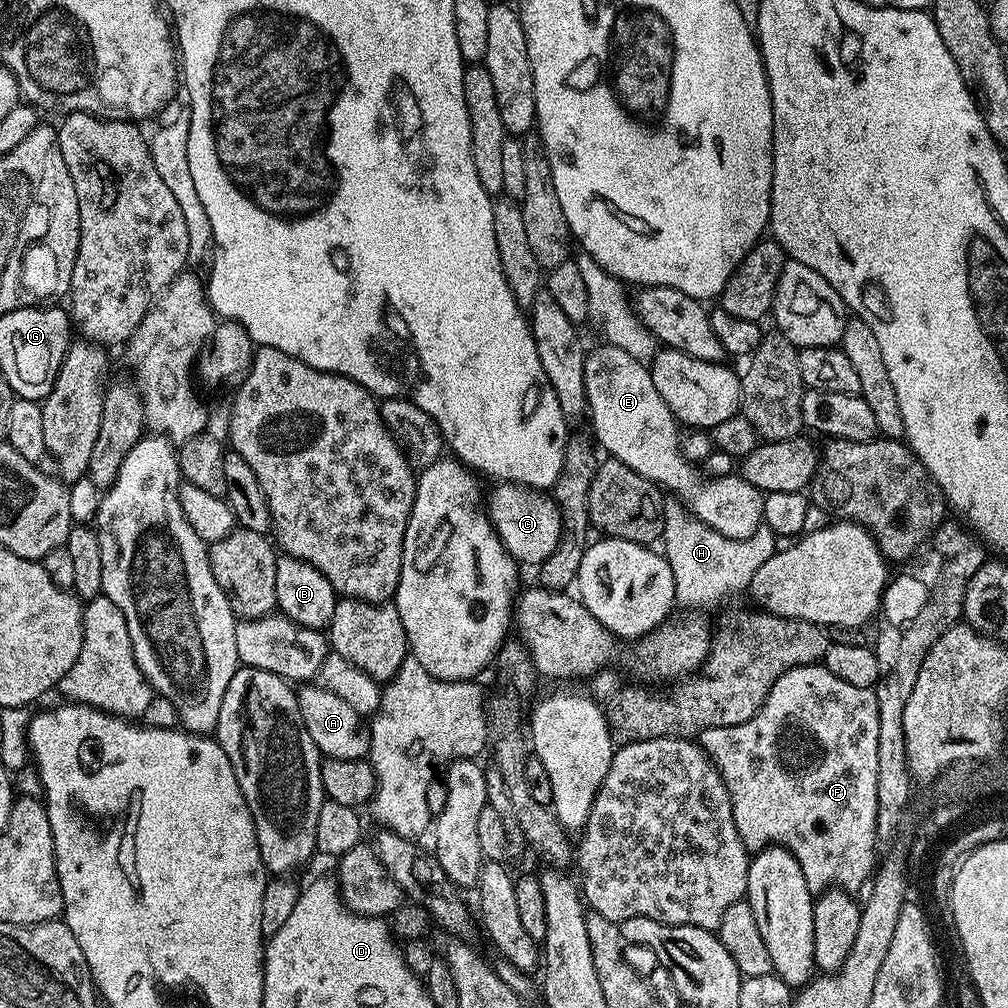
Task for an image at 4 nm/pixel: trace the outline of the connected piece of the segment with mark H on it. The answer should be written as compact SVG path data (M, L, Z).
M675 498L665 499L663 520L662 552L674 577L676 601L688 610L708 606L742 590L747 591L759 567L778 548L778 538L768 525L762 524L746 540L728 539L702 523Z

